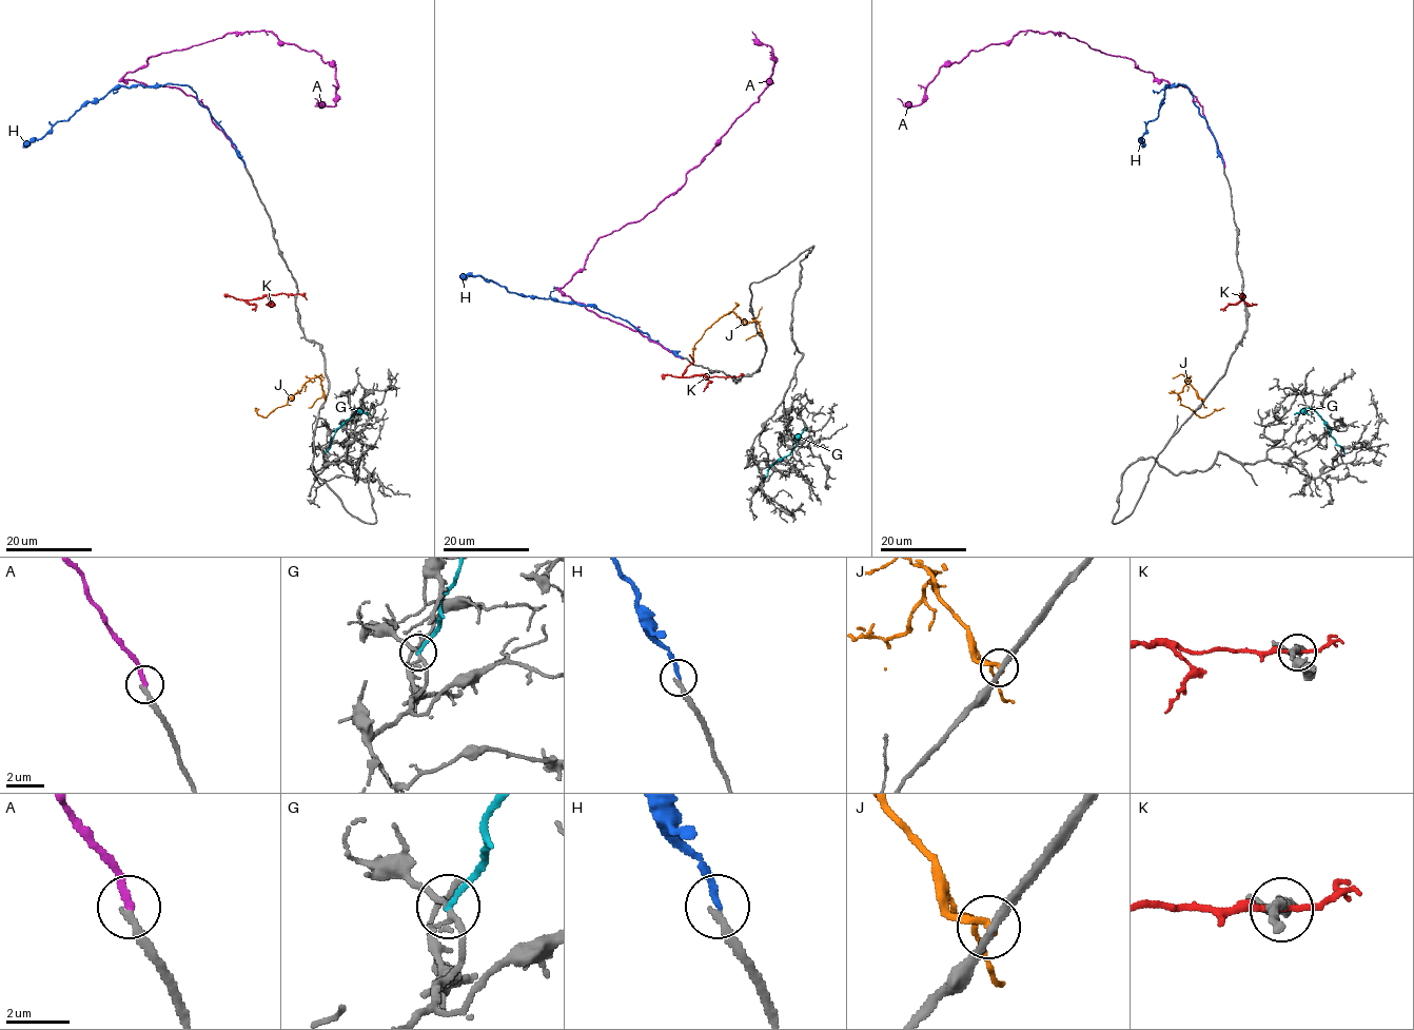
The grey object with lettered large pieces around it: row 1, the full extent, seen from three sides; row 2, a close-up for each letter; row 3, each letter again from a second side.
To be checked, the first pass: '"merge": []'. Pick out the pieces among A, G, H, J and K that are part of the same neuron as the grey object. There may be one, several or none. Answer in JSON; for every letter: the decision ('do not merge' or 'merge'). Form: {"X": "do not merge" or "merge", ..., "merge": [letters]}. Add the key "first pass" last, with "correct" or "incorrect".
{"A": "do not merge", "G": "do not merge", "H": "do not merge", "J": "do not merge", "K": "do not merge", "merge": [], "first pass": "correct"}

